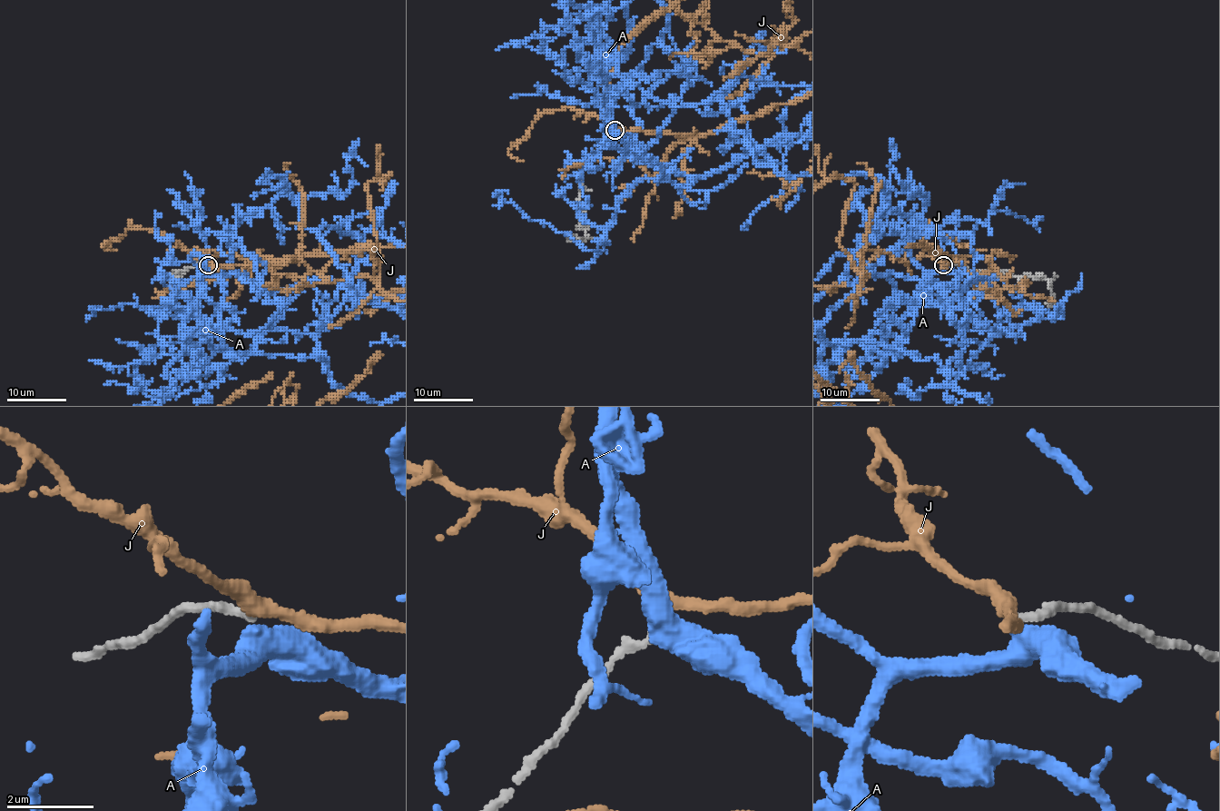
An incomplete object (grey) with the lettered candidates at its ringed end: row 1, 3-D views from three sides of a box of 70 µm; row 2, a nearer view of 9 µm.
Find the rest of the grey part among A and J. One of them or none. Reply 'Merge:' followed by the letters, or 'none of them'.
Merge: none of them

